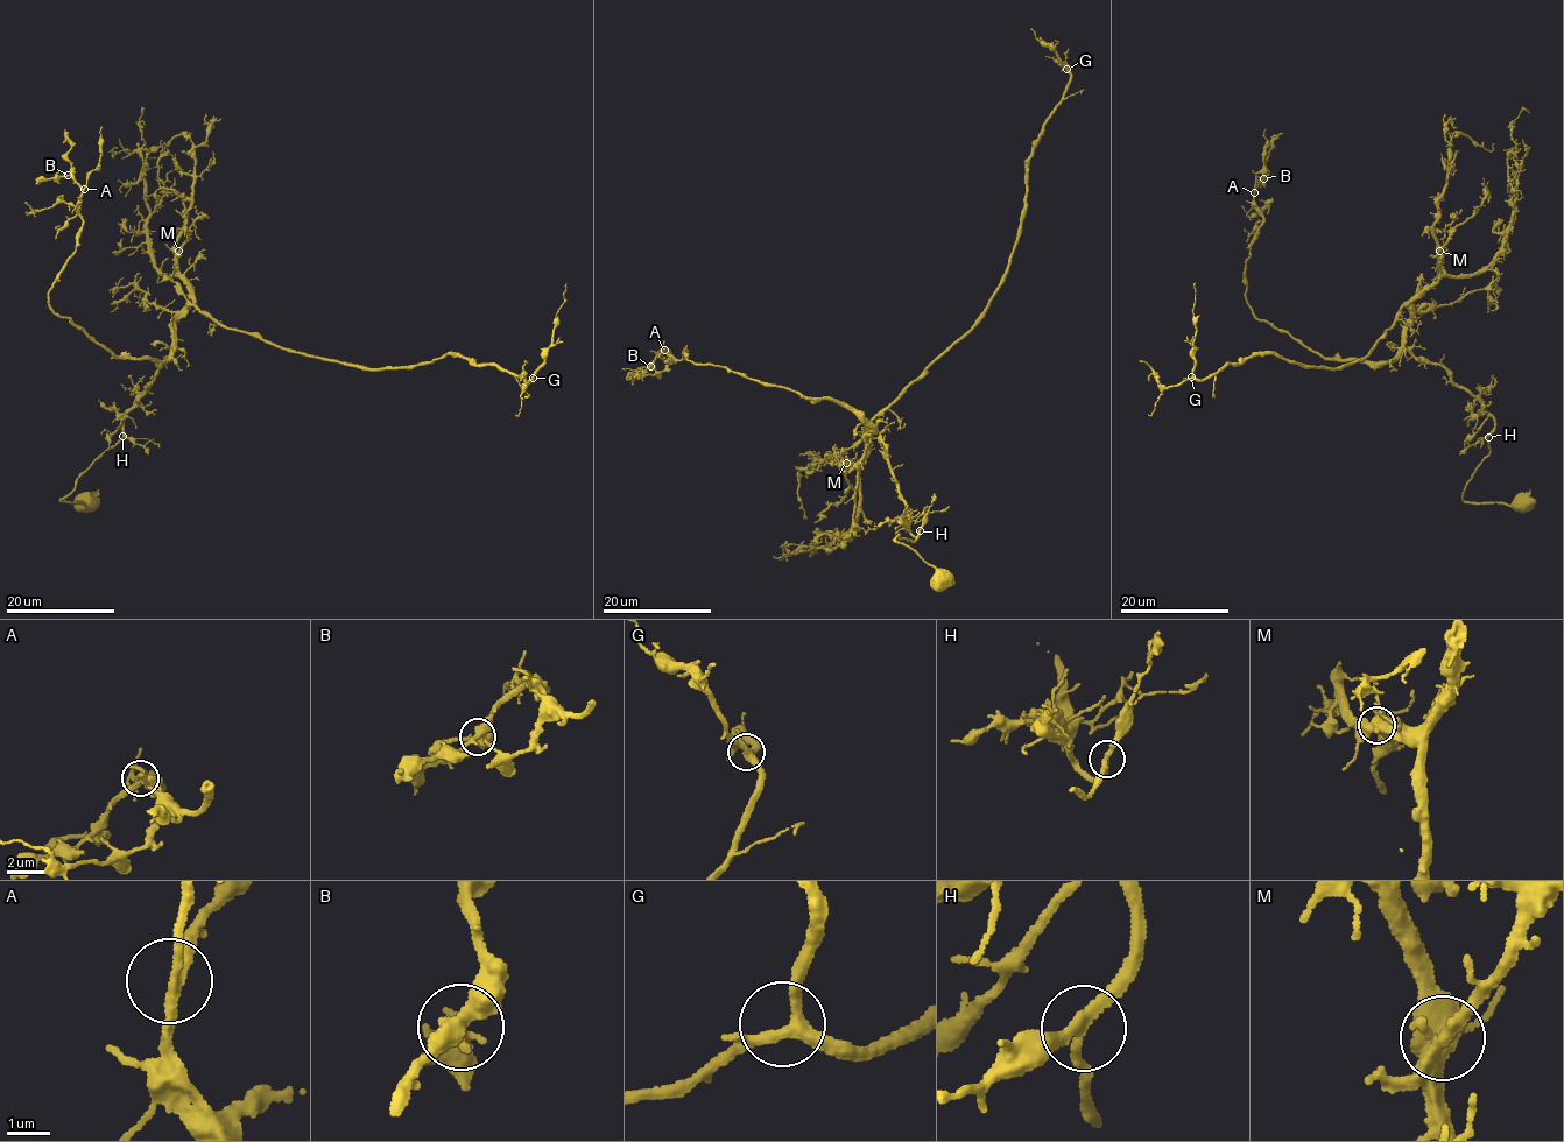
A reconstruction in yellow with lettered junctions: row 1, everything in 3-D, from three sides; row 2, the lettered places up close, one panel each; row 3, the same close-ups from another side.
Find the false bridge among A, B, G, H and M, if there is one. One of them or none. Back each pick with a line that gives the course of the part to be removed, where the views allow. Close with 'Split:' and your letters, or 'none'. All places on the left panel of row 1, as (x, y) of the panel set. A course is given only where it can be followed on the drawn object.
Split: none

